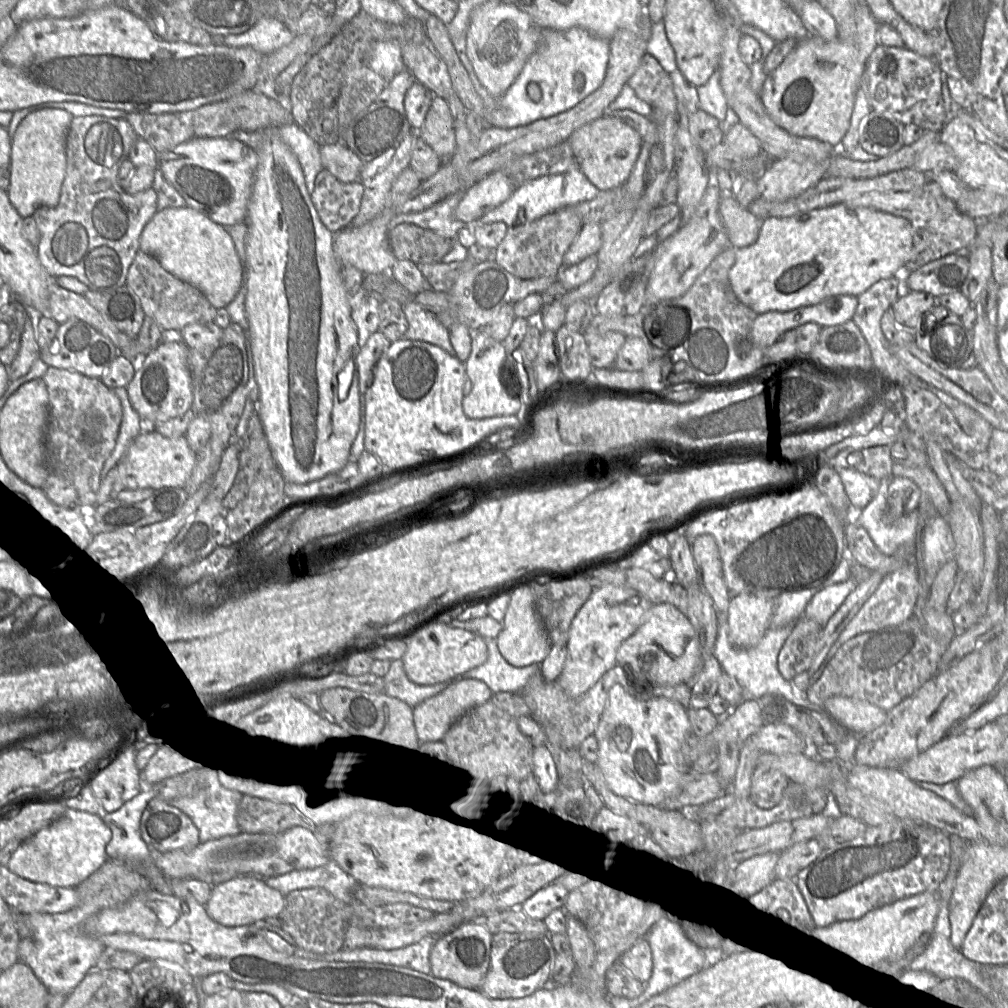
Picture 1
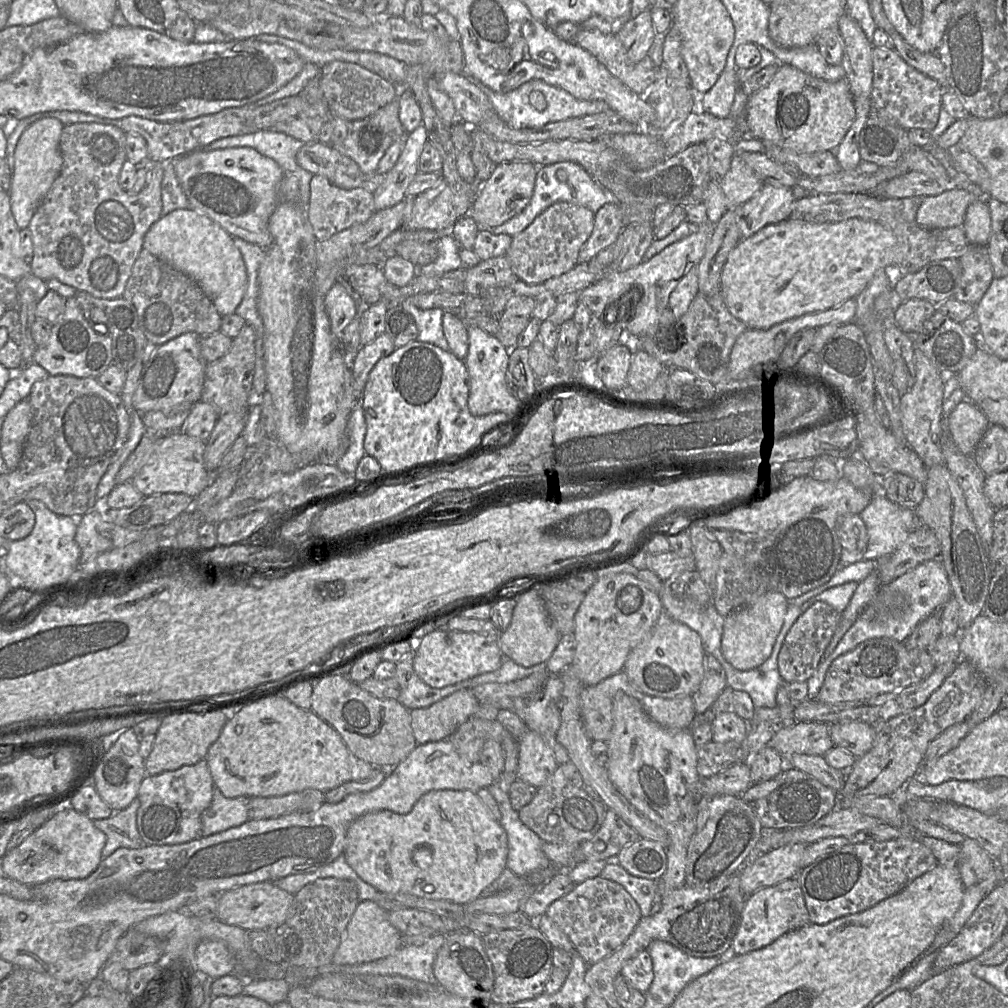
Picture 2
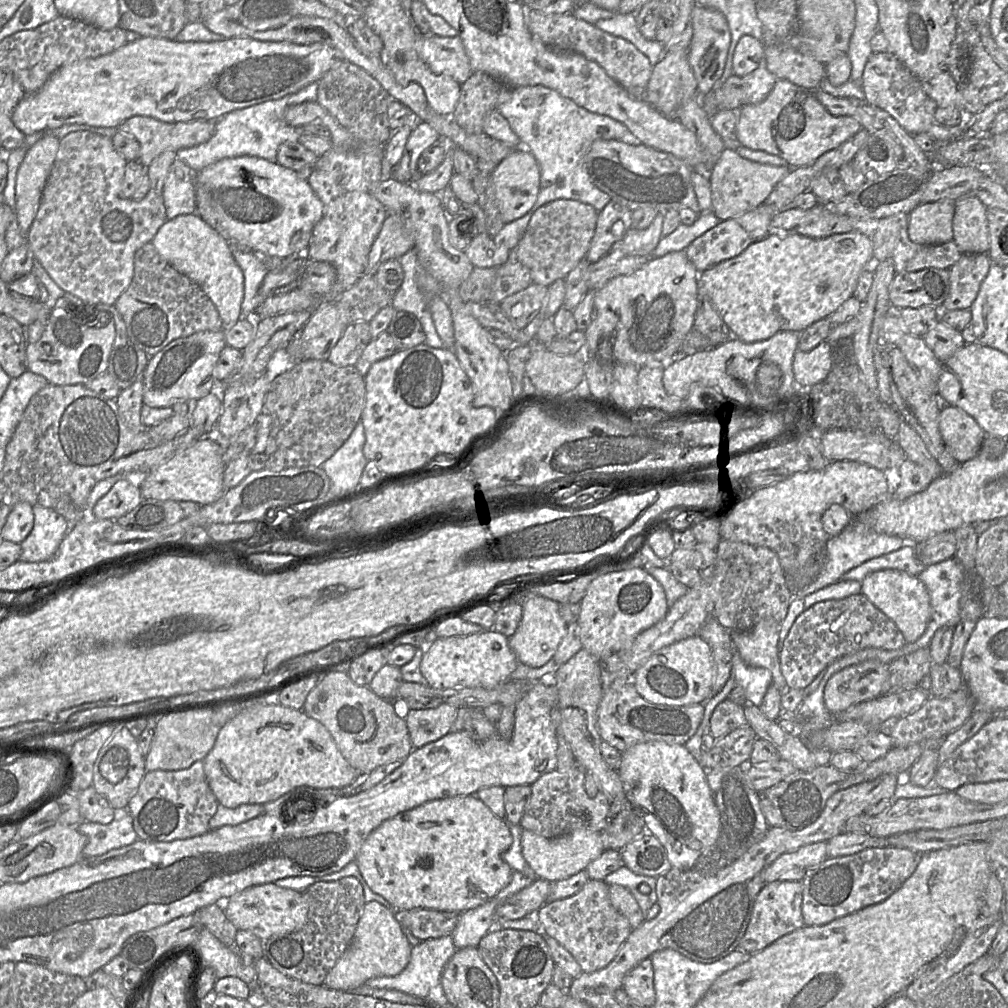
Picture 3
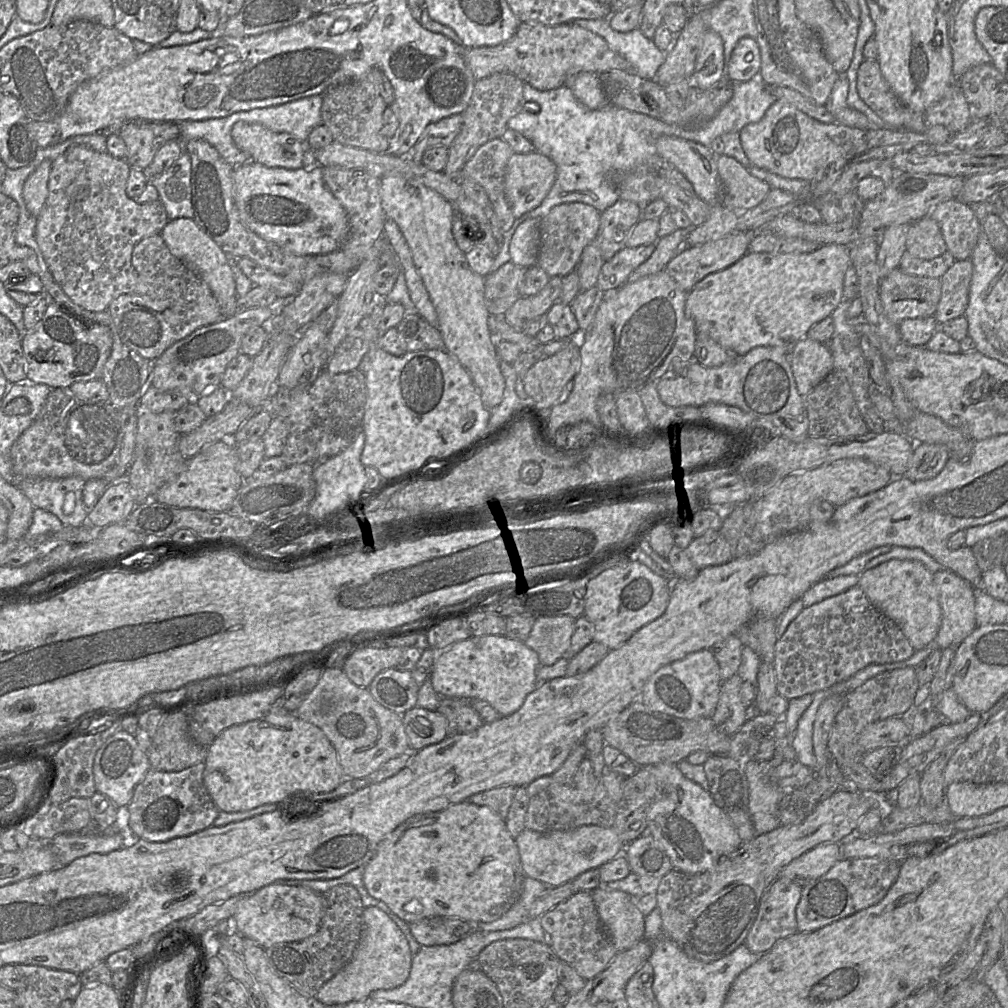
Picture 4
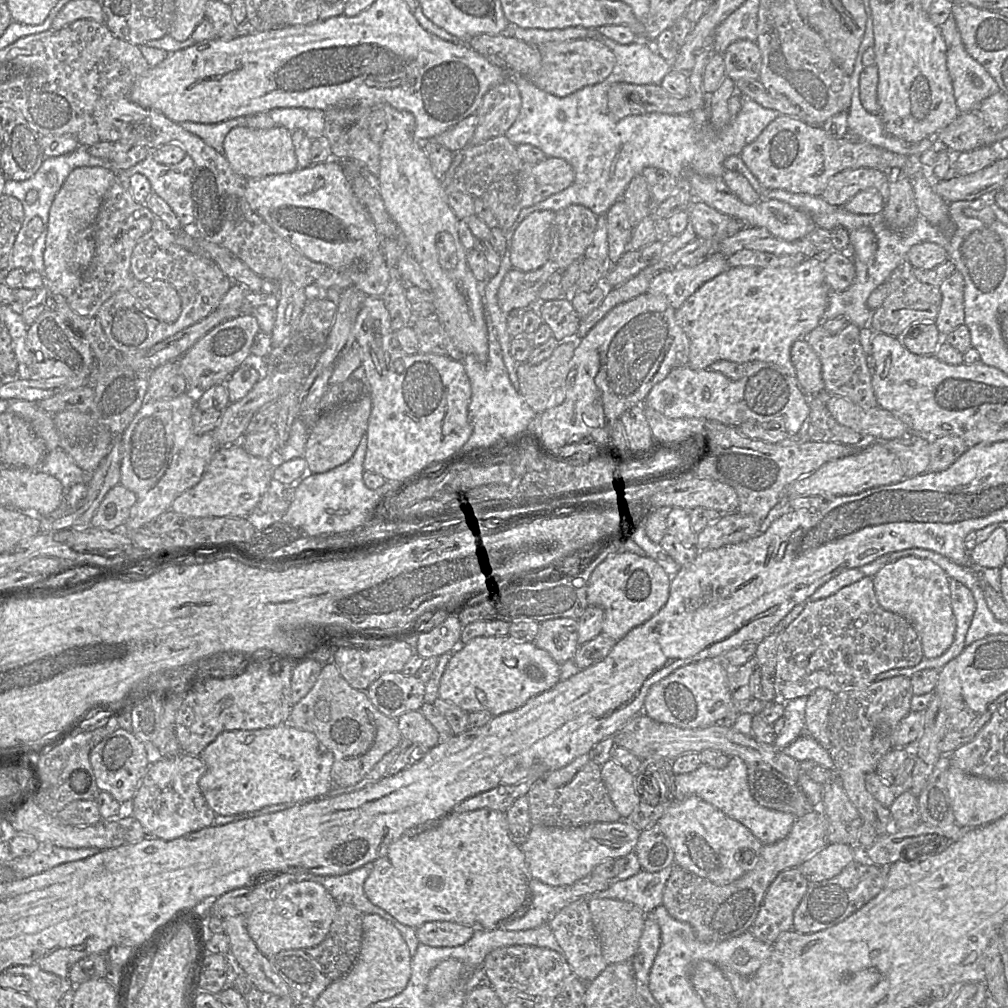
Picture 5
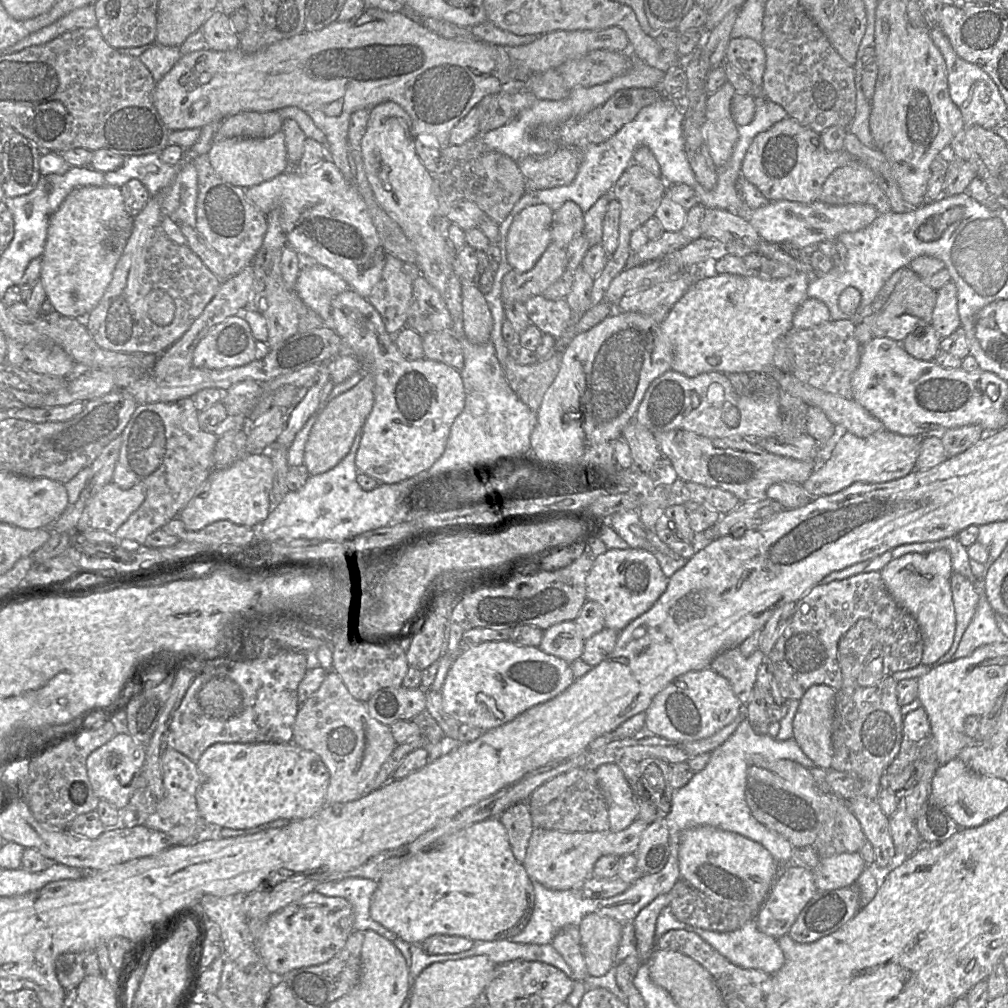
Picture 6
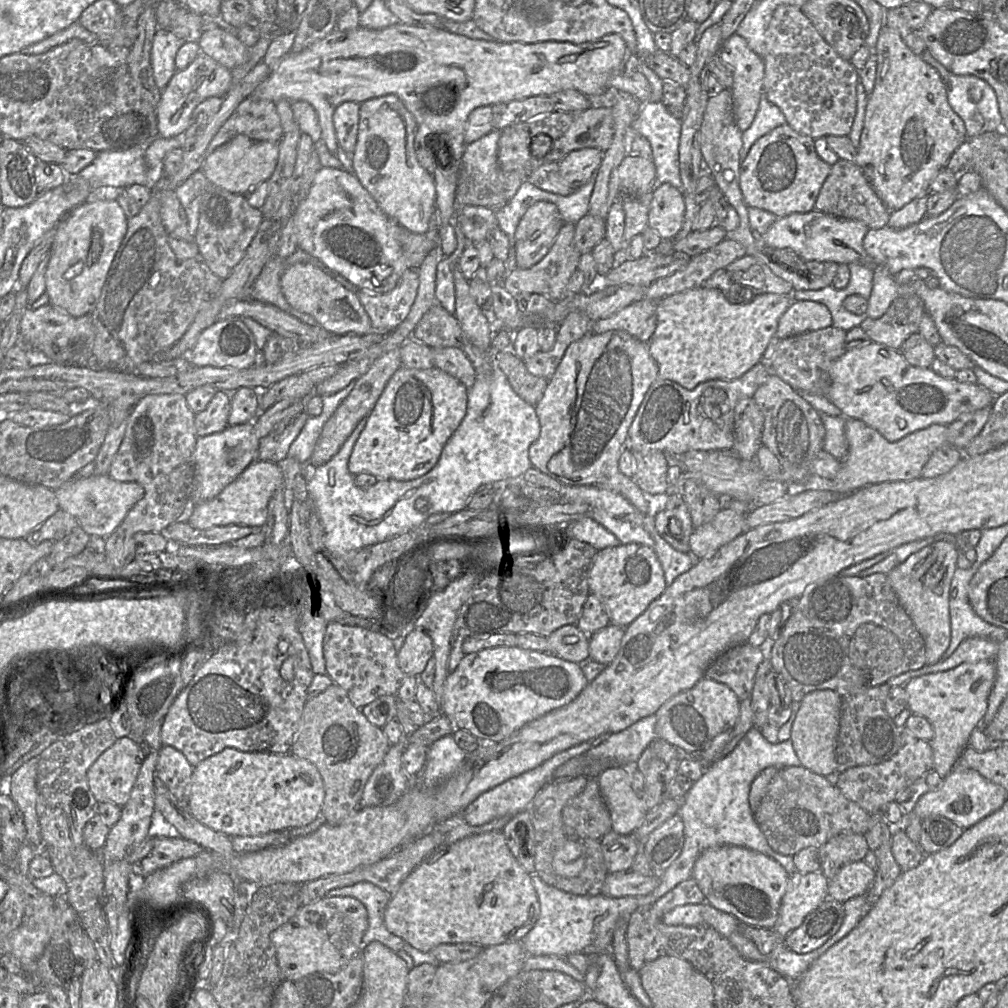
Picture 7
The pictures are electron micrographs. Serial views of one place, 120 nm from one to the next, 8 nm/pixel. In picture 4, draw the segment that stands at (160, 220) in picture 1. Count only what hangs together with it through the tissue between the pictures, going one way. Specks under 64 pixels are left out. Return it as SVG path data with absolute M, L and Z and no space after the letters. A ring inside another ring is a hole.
M190 218L170 220L160 234L170 252L209 286L218 302L222 318L235 315L237 295L233 271L229 265L229 255Z

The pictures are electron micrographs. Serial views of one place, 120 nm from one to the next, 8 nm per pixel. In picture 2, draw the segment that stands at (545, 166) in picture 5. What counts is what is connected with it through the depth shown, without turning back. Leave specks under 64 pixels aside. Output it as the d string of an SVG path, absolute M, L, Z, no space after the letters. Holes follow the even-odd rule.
M511 161L495 166L491 176L481 184L473 197L467 215L480 227L495 227L519 214L530 202L537 175L537 165L527 161Z

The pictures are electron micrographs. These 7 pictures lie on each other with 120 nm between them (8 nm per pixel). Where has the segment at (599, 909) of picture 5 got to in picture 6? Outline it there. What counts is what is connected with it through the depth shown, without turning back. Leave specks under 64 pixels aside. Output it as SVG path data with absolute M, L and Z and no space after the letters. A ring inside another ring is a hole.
M597 913L583 917L579 930L589 976L603 976L613 966L623 926L615 919Z

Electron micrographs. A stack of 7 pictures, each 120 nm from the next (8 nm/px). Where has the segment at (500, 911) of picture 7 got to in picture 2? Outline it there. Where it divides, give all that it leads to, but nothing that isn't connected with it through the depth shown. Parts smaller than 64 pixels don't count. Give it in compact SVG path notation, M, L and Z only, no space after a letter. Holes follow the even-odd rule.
M432 790L422 795L407 814L381 810L354 820L347 831L343 855L358 876L380 892L408 893L465 905L480 897L507 869L508 839L476 792Z

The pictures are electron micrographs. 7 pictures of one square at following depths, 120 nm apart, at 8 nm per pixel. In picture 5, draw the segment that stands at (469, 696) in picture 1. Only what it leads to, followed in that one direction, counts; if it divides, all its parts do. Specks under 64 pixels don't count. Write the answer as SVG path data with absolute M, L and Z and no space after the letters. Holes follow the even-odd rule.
M419 710L403 713L397 718L403 740L423 746L426 750L439 744L437 730Z

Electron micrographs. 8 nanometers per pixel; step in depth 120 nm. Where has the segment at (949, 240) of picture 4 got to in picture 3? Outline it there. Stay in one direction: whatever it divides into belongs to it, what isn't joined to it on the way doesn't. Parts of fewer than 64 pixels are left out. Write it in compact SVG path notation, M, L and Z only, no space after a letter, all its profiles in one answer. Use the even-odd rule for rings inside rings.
M974 195L956 200L953 240L962 254L988 254L990 248L987 207Z

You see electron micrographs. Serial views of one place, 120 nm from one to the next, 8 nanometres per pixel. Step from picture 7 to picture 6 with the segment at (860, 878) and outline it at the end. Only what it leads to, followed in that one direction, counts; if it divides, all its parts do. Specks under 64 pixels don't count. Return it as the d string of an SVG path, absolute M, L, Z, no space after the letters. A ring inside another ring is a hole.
M859 852L841 853L820 858L812 870L817 889L834 890L849 886L857 881L866 866Z

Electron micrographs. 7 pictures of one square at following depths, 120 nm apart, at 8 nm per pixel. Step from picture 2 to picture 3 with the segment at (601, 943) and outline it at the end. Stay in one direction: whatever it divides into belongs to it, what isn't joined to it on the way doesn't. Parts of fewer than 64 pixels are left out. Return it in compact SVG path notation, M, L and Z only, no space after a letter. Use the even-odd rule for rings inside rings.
M589 880L576 894L545 903L534 916L542 932L557 940L575 958L583 972L594 972L607 966L632 931L627 918L612 906L609 885L604 880Z

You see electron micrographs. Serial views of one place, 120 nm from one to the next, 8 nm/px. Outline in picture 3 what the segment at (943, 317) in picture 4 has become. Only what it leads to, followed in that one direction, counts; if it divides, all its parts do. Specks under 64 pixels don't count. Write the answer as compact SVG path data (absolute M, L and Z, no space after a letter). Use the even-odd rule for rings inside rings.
M986 253L962 254L950 270L950 291L942 310L969 309L987 276L991 260Z

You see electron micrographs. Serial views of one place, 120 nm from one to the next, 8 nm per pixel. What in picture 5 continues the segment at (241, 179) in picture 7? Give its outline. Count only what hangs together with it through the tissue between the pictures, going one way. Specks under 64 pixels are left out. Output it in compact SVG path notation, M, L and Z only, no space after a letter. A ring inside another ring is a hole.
M280 125L270 129L234 127L226 135L223 146L223 154L233 170L247 179L288 173L298 168L291 132Z

